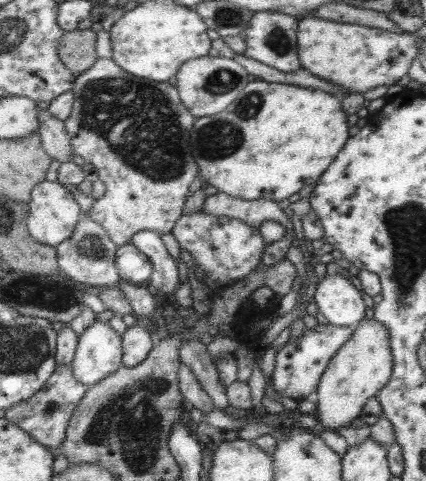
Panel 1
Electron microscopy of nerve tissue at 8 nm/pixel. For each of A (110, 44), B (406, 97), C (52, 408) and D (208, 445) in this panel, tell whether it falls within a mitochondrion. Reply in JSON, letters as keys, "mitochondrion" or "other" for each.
{"A":"other","B":"other","C":"mitochondrion","D":"other"}

